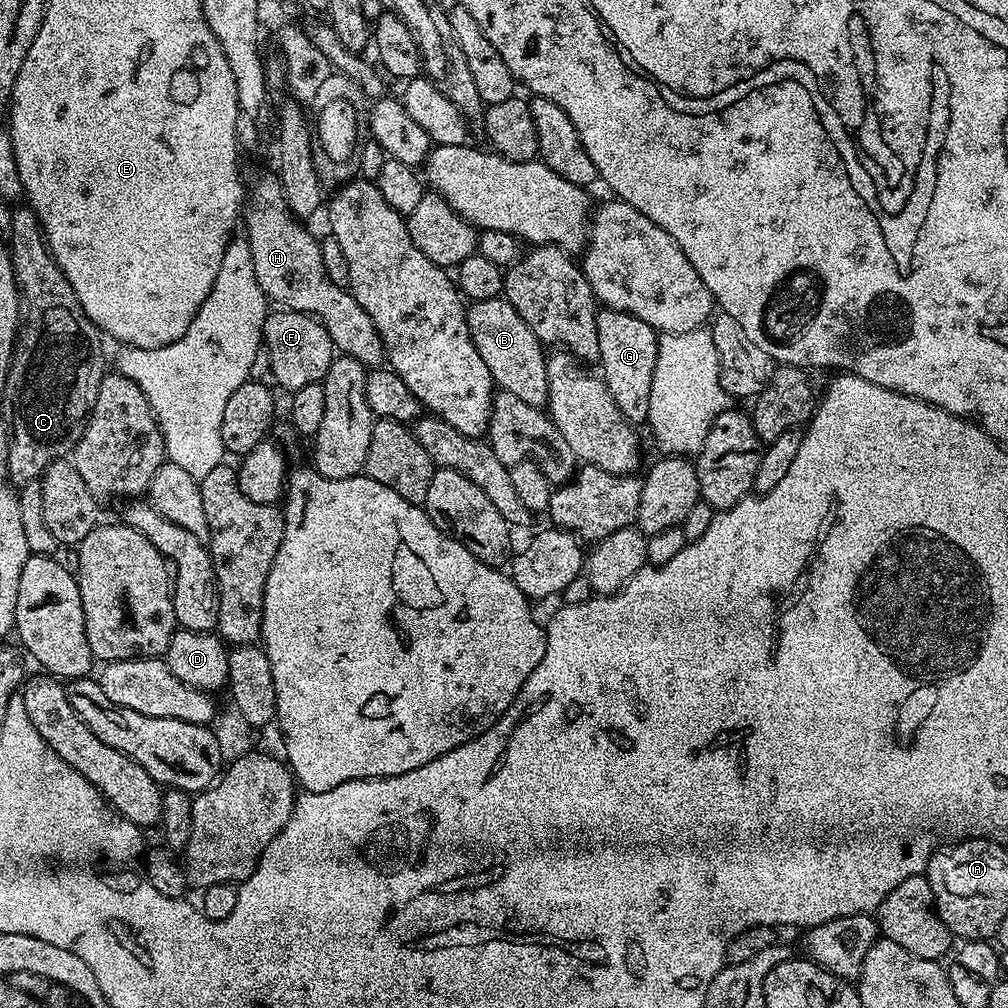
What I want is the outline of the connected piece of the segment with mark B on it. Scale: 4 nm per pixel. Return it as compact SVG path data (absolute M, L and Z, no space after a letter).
M503 298L475 301L467 309L468 329L474 346L478 346L478 354L482 354L482 362L486 362L486 370L490 370L493 385L506 394L515 394L521 402L535 408L544 408L548 402L548 356L545 345L522 322L522 314L510 306Z

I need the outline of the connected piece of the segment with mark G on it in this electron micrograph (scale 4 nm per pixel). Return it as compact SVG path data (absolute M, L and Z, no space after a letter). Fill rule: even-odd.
M601 307L596 313L598 322L598 361L604 385L610 390L610 398L618 405L618 410L634 426L647 421L650 410L650 386L654 386L654 366L658 362L660 336L656 329L634 318L634 314L619 312L613 308Z

